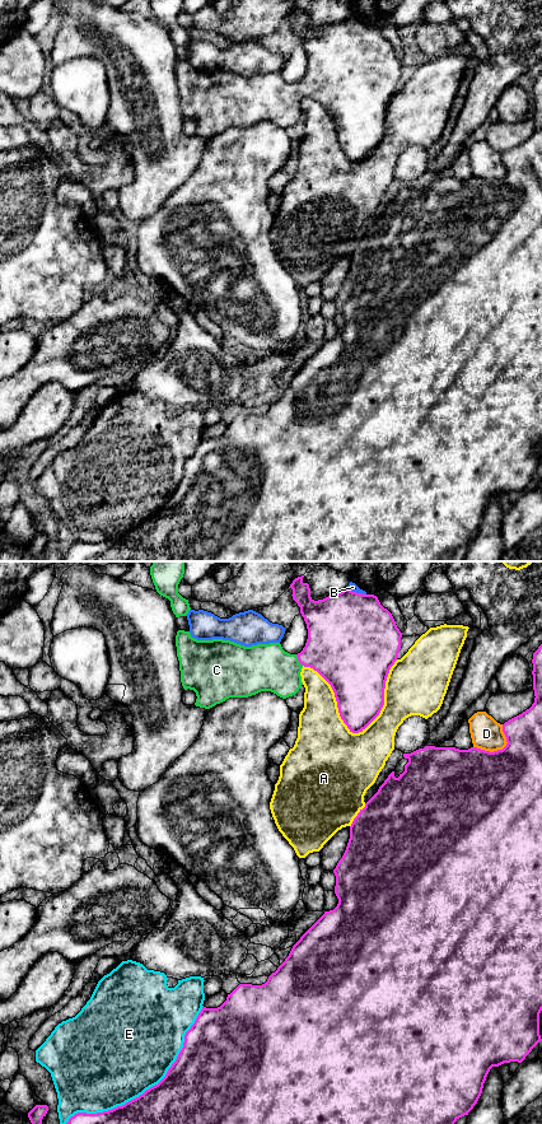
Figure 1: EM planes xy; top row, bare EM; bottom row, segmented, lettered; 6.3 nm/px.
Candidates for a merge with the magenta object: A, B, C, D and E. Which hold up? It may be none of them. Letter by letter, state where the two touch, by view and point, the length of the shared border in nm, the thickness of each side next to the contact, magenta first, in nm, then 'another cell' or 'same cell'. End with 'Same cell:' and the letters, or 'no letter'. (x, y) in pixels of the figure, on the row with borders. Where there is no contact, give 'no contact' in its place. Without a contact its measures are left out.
A: xy (355, 732) | 600 nm | 300/480 nm | another cell
B: xy (355, 592) | 130 nm | 500/50 nm | another cell
C: xy (298, 660) | 90 nm | 380/300 nm | same cell
D: xy (499, 750) | 240 nm | 500/200 nm | another cell
E: xy (150, 1087) | 1150 nm | 380/500 nm | another cell
Same cell: C

